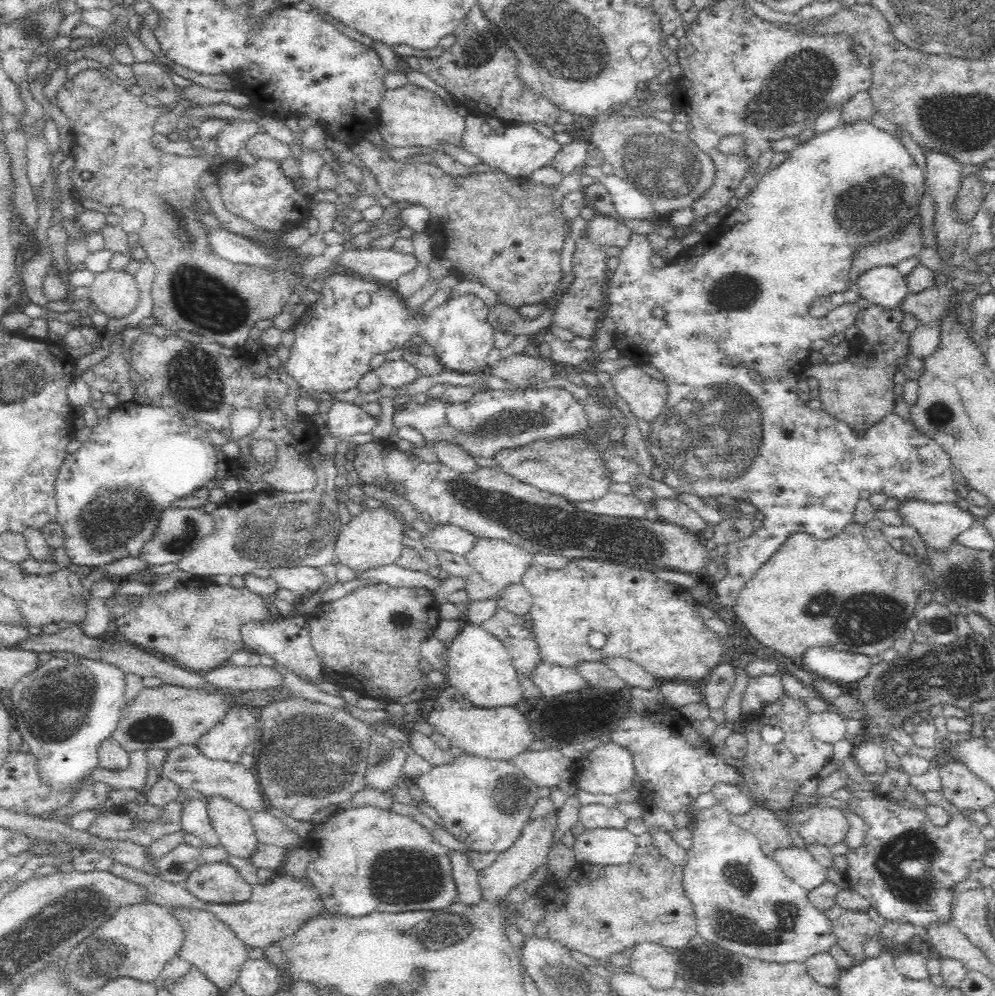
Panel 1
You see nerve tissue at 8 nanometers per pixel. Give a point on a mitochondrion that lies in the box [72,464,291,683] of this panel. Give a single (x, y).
(112, 518)

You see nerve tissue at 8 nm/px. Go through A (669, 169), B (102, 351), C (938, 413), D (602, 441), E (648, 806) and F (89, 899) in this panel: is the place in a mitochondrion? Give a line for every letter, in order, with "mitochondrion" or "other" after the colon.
A: mitochondrion
B: other
C: mitochondrion
D: other
E: other
F: mitochondrion

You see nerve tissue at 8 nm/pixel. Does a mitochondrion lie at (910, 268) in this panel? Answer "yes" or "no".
no

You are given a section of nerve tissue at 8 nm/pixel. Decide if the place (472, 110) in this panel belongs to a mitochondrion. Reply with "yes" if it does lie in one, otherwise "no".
no

